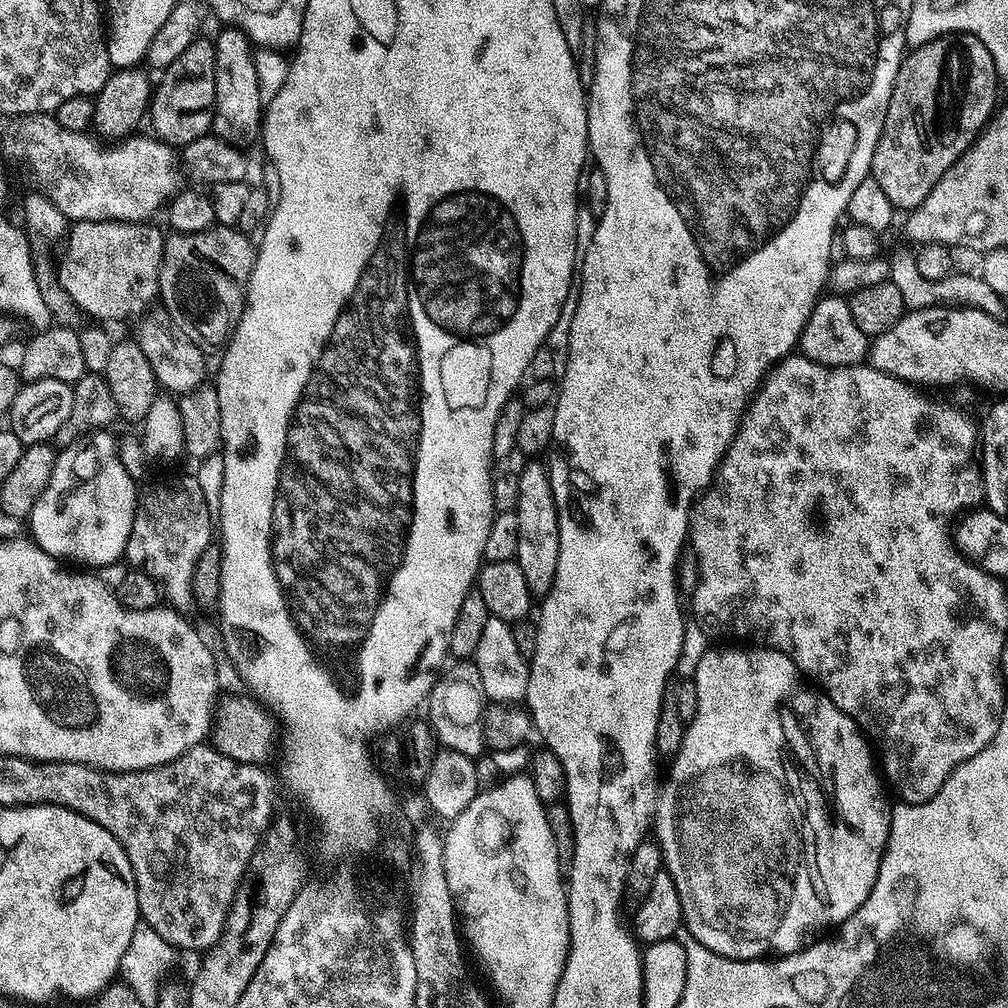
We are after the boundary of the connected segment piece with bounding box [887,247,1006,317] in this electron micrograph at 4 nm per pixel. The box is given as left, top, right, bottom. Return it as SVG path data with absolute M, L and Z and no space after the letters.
M911 247L908 248L896 248L892 252L892 256L887 257L888 279L894 286L898 286L899 292L902 293L902 302L905 309L967 306L982 310L991 316L1003 317L1005 315L1005 301L986 284L980 274L971 276L968 272L956 270L953 271L952 275L941 280L922 278L922 273L918 270L915 251Z

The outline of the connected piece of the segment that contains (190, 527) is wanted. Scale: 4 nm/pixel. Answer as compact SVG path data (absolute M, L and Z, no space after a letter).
M195 475L176 476L145 488L143 485L137 491L134 526L124 556L133 569L145 570L156 580L173 609L184 610L192 604L194 566L198 564L198 558L202 558L202 550L206 550L213 540L214 517L206 506L206 498L202 498Z

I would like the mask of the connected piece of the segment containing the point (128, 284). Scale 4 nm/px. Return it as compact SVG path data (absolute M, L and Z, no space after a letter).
M78 220L71 225L70 235L67 237L66 243L68 243L68 252L72 255L72 260L64 260L61 264L58 264L58 279L61 288L63 288L66 295L68 295L69 301L74 305L77 304L82 311L88 316L93 316L93 321L96 322L108 322L104 320L124 320L127 316L131 318L137 317L140 313L143 313L151 300L157 299L160 291L160 267L164 261L164 242L166 236L165 233L160 233L158 229L152 225L152 222L137 222L134 220Z

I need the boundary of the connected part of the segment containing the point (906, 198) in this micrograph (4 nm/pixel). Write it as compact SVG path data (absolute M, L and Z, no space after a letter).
M969 32L945 34L937 40L926 42L920 48L911 49L900 61L900 69L890 94L890 106L878 138L878 146L872 159L871 179L882 186L893 209L911 210L919 206L934 190L934 186L959 162L960 157L971 149L977 136L988 127L988 121L997 111L996 88L998 77L990 50L982 46L977 36Z

